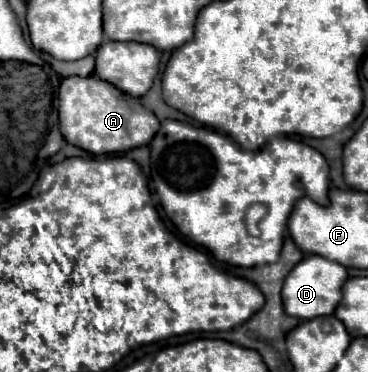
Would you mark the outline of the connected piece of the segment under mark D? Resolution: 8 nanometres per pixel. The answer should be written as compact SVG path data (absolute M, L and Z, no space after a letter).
M314 254L304 256L304 260L298 262L284 280L284 288L282 288L284 312L288 316L302 320L312 320L314 316L332 314L338 302L342 300L342 284L346 282L346 278L348 274L342 264L326 260L324 256L314 256Z

